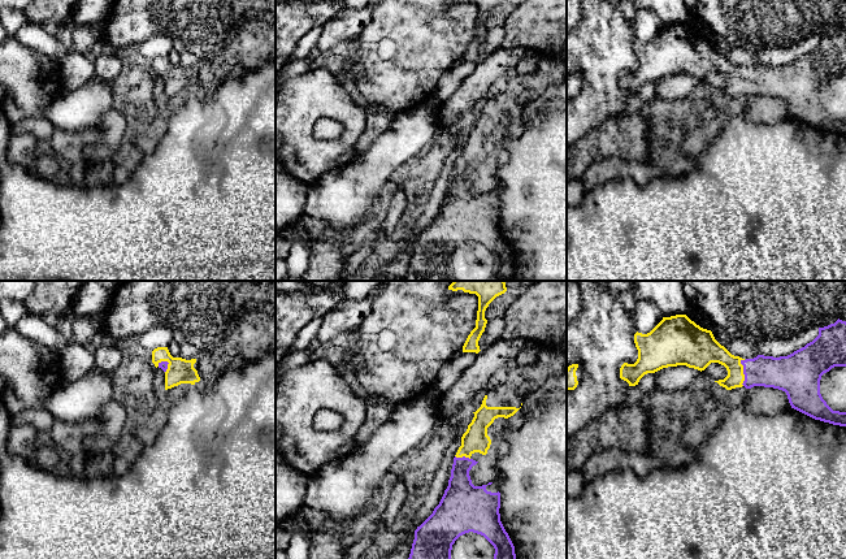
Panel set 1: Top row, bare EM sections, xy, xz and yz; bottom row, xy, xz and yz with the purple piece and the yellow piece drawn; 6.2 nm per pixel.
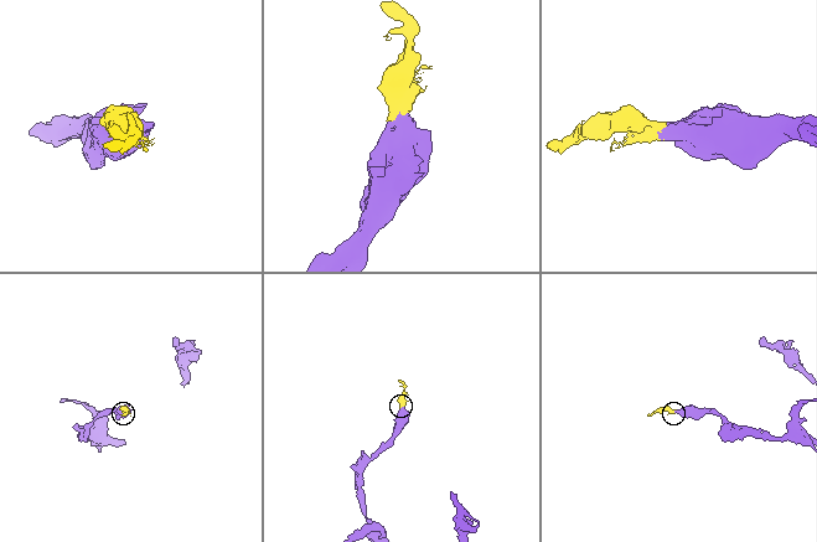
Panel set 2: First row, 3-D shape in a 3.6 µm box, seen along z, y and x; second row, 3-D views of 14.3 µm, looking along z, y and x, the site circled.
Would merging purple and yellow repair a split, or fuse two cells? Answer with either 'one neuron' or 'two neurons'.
one neuron

